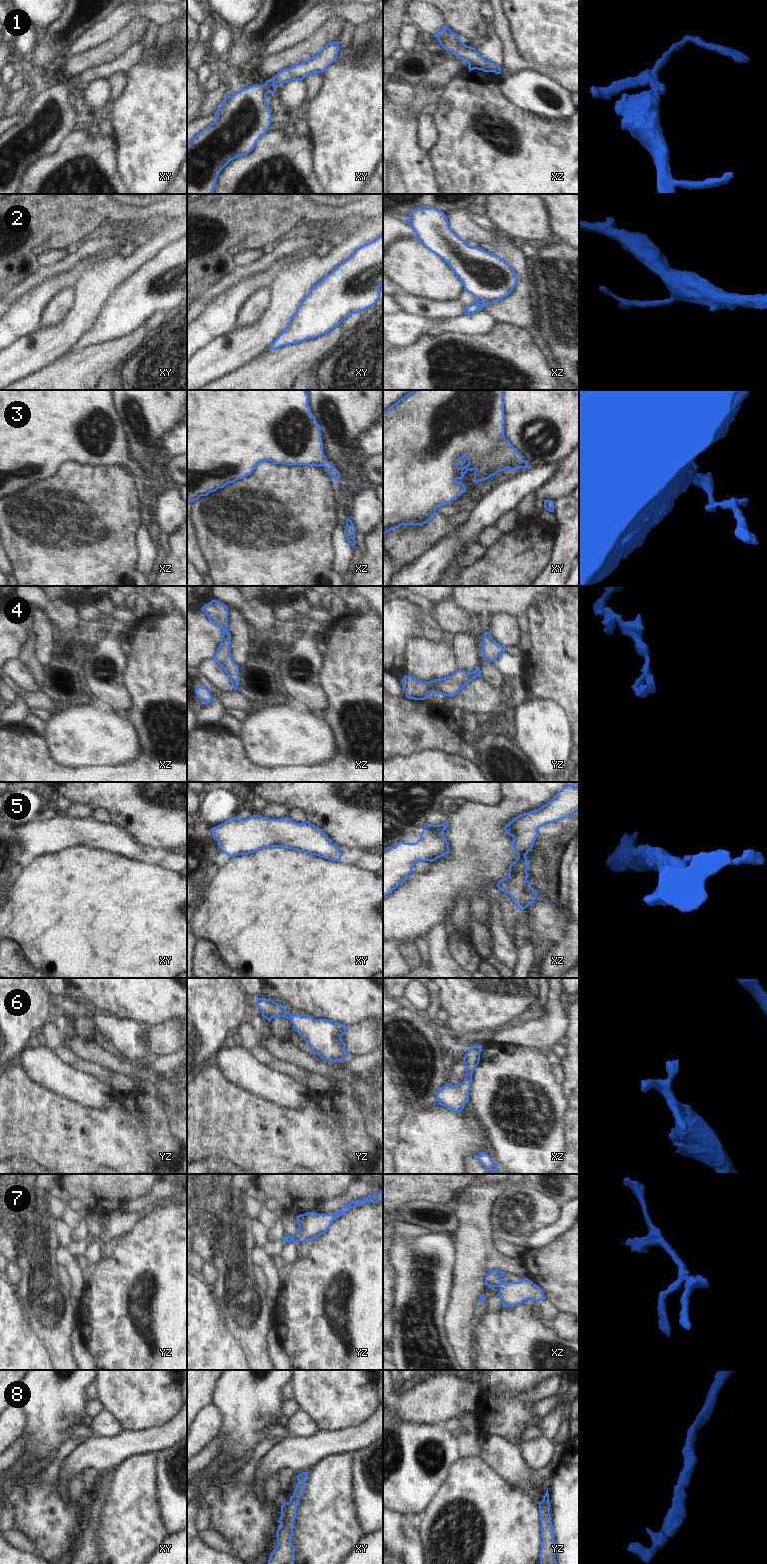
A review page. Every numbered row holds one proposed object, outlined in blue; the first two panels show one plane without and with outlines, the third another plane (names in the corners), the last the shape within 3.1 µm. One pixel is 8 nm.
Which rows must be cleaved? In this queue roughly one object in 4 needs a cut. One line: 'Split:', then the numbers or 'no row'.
Split: no row

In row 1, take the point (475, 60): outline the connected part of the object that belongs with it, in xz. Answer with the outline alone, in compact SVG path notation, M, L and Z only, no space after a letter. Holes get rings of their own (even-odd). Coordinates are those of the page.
M447 26L435 34L434 37L438 38L440 45L446 51L450 51L457 58L467 61L469 71L477 69L484 72L501 73L501 66L484 59L475 48L465 45L460 37Z

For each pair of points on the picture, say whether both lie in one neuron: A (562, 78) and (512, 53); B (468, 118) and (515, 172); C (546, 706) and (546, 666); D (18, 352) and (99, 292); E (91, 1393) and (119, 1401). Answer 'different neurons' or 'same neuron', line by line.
A: same neuron
B: same neuron
C: different neurons
D: same neuron
E: different neurons

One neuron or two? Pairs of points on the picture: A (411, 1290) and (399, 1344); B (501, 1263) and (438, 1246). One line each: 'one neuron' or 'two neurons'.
A: one neuron
B: two neurons

